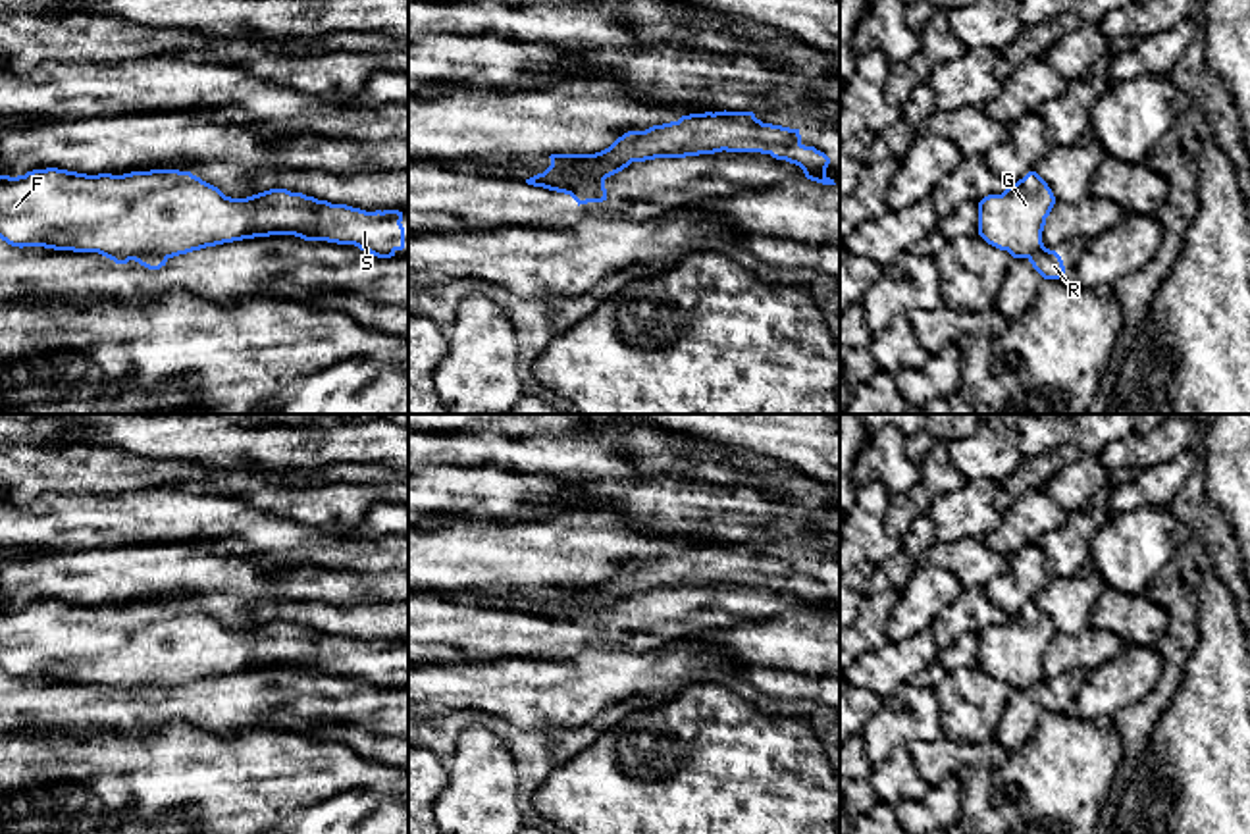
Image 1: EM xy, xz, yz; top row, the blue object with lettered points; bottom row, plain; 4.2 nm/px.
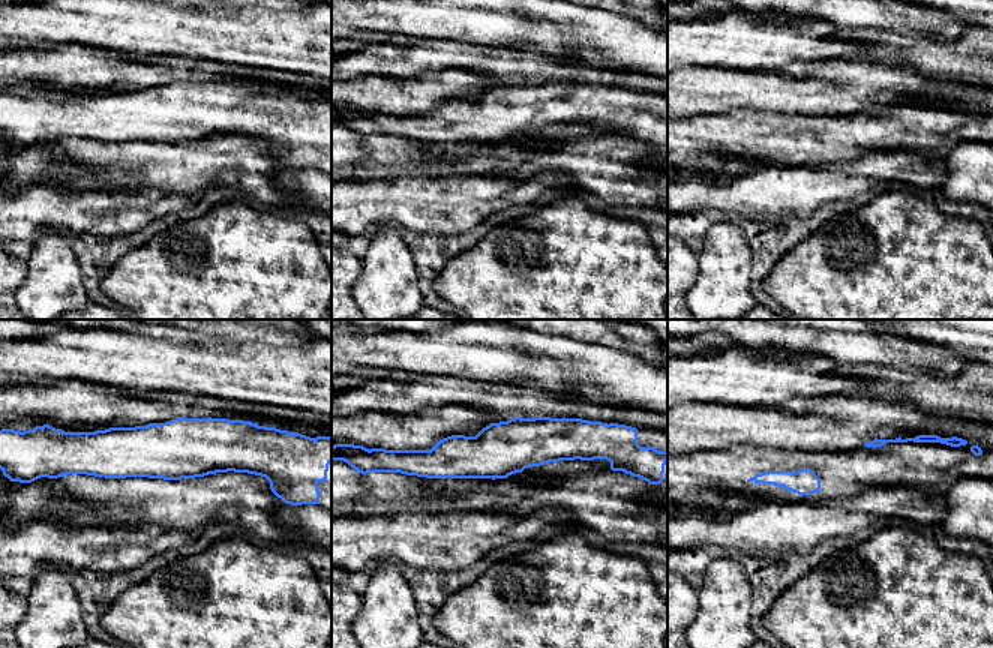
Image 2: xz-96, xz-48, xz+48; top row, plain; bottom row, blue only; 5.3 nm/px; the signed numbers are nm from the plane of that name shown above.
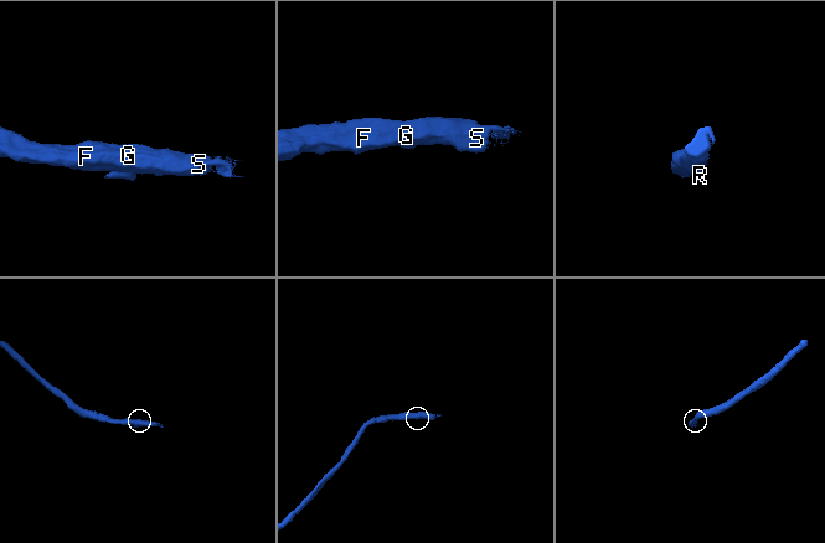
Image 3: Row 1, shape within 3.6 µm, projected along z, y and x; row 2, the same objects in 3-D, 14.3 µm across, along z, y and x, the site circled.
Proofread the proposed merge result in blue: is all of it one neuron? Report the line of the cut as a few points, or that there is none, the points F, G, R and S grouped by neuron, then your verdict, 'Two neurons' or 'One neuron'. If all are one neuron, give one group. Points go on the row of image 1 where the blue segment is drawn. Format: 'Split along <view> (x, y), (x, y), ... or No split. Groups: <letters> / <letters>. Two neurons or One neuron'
Split along xz (534, 176), (569, 178), (590, 174), (603, 182). Groups: F G S / R. Two neurons

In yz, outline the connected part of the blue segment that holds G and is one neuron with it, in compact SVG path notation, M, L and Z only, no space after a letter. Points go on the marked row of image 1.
M1029 171L1002 195L978 202L978 235L1013 258L1029 258L1044 248L1042 231L1055 204L1048 183Z

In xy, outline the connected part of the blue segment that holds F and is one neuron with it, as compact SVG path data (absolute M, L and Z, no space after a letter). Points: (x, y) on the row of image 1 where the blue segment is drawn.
M46 168L0 175L0 239L19 248L173 258L243 239L295 235L391 258L404 248L401 222L399 210L366 212L287 189L231 198L179 169L87 175Z

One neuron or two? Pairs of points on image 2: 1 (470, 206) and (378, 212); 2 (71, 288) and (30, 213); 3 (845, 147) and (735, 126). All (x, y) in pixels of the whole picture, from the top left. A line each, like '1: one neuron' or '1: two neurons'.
1: one neuron
2: two neurons
3: one neuron

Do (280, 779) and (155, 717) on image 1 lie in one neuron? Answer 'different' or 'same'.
different

